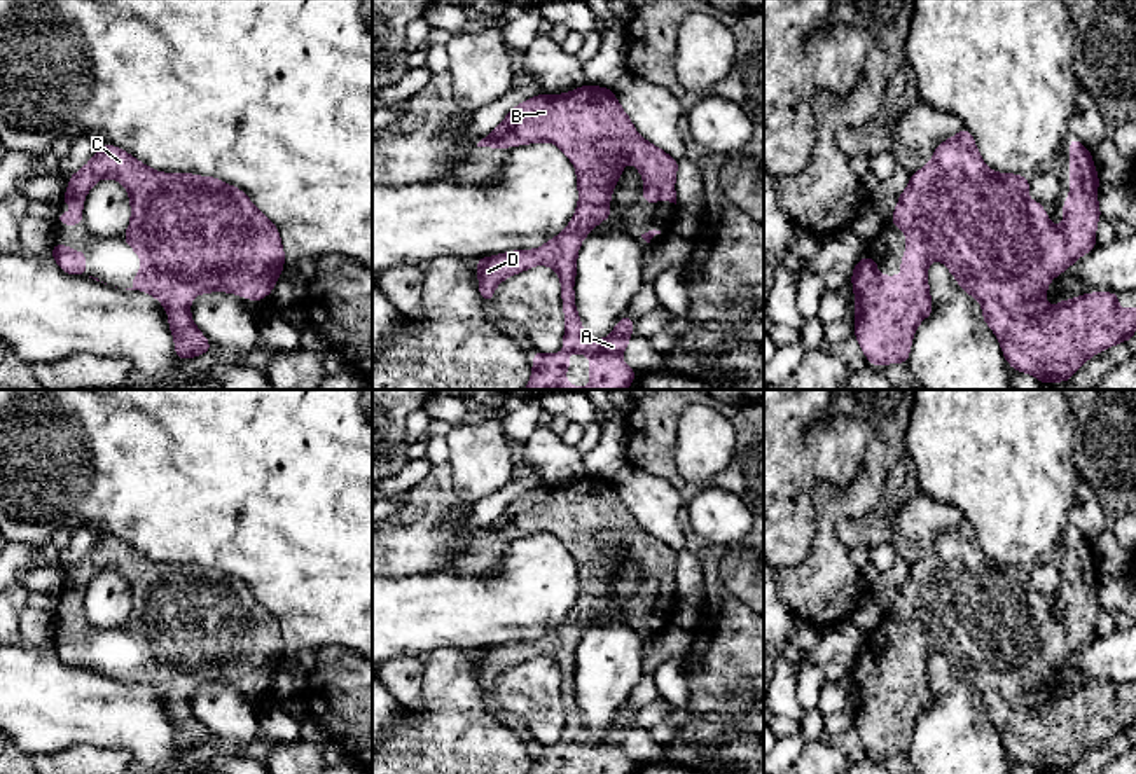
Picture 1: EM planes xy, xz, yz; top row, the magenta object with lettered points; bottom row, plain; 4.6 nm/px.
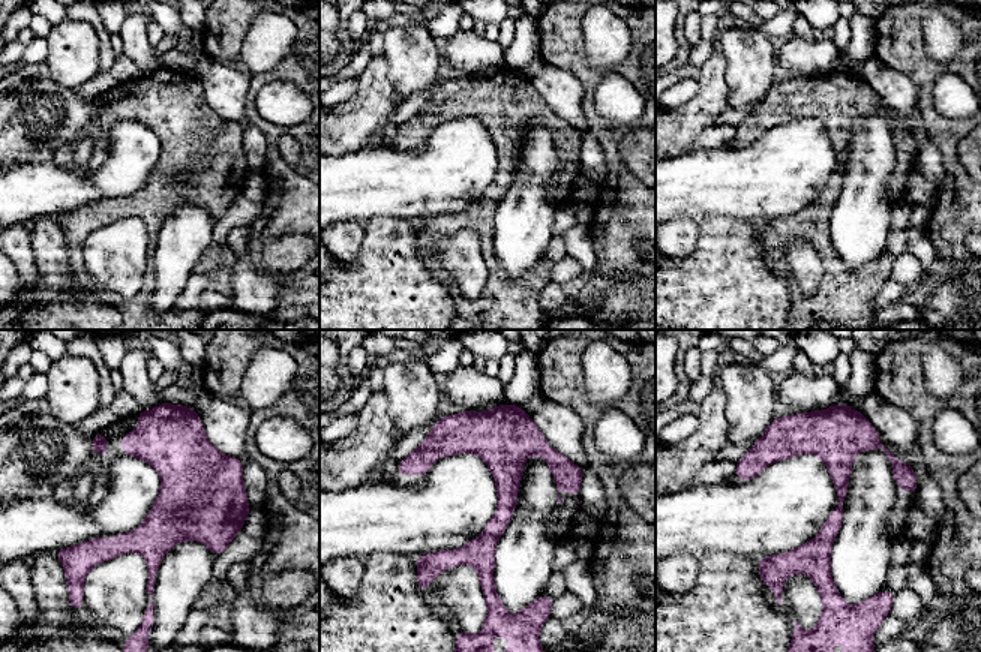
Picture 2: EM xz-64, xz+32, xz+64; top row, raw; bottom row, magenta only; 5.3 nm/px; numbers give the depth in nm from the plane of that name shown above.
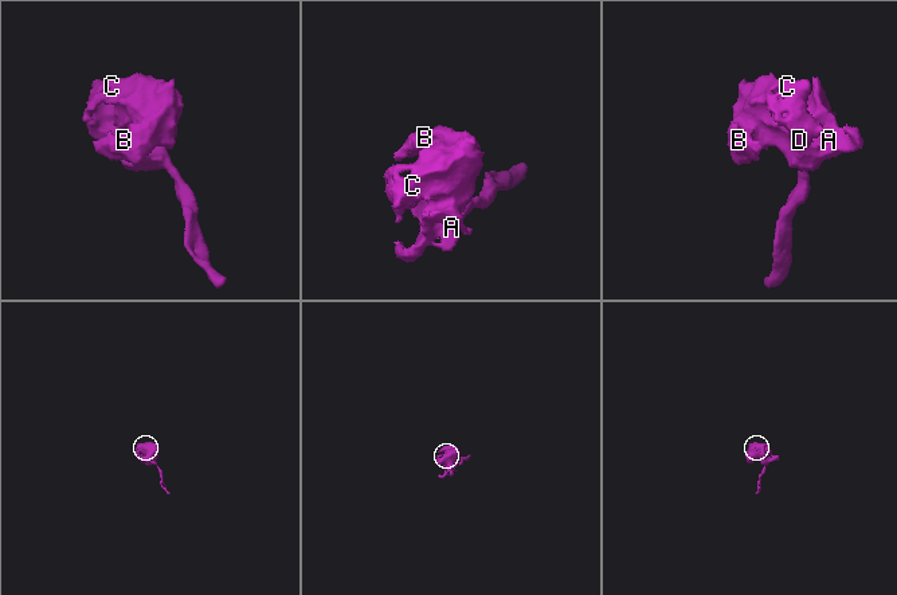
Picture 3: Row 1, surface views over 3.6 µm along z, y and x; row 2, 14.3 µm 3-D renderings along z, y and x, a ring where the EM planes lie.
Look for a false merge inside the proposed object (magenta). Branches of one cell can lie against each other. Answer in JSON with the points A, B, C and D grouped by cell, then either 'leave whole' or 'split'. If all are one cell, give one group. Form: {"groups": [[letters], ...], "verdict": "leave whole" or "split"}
{"groups": [["A", "B", "C", "D"]], "verdict": "leave whole"}

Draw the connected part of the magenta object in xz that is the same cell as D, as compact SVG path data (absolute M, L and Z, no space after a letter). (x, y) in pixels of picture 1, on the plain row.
M580 477L566 486L549 486L530 489L512 500L503 514L484 528L477 538L516 538L538 533L551 533L558 536L577 561L578 596L573 610L566 620L554 627L538 641L516 641L502 646L484 648L475 652L479 667L481 688L489 695L495 680L500 673L526 660L544 655L552 659L561 669L563 704L566 709L566 722L561 741L570 744L584 744L591 750L589 771L591 774L633 774L636 764L619 748L624 744L627 734L633 730L631 722L636 715L633 709L622 708L613 723L599 732L591 732L582 720L580 708L575 701L573 673L577 667L577 645L582 631L601 613L610 612L610 589L619 573L624 556L631 552L641 564L645 580L643 592L655 596L662 587L666 592L676 596L675 570L678 550L673 550L659 538L648 535L636 524L627 505L622 501L612 480L599 477Z

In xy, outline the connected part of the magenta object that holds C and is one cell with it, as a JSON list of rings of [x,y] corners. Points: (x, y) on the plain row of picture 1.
[[[101,536],[93,550],[68,570],[63,596],[77,598],[79,603],[58,605],[61,617],[82,615],[84,587],[100,570],[115,570],[129,585],[131,613],[122,631],[138,645],[142,662],[126,681],[149,683],[166,699],[178,750],[187,751],[211,741],[190,709],[194,687],[231,683],[259,694],[273,683],[285,653],[280,624],[241,580],[213,568],[159,564],[115,536]]]

